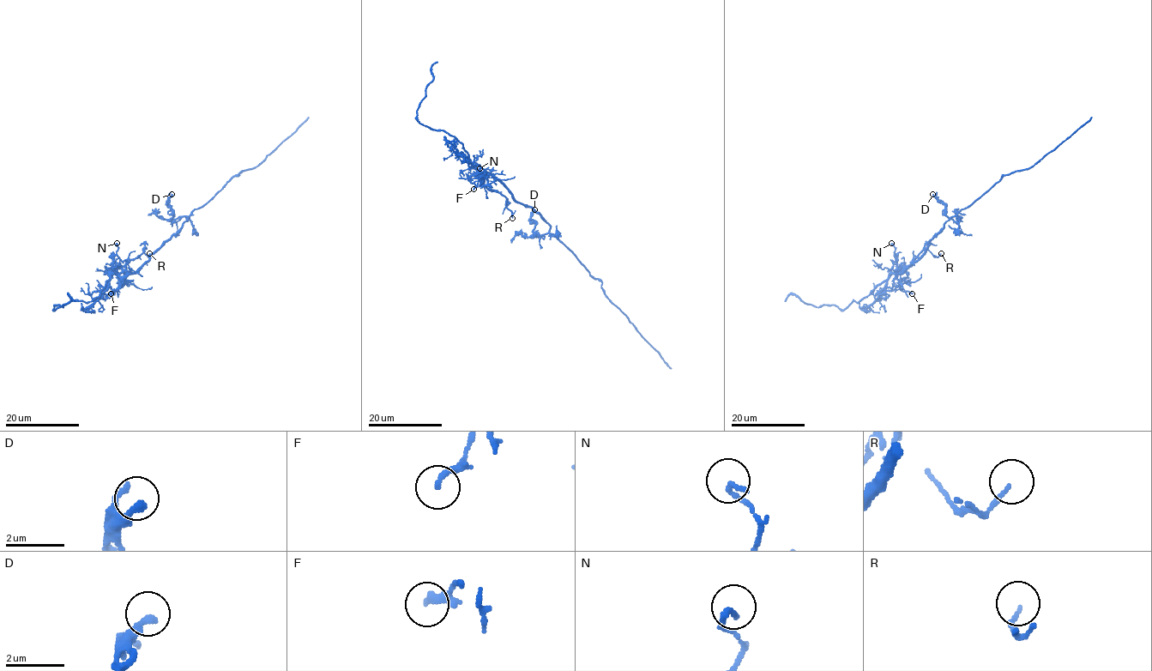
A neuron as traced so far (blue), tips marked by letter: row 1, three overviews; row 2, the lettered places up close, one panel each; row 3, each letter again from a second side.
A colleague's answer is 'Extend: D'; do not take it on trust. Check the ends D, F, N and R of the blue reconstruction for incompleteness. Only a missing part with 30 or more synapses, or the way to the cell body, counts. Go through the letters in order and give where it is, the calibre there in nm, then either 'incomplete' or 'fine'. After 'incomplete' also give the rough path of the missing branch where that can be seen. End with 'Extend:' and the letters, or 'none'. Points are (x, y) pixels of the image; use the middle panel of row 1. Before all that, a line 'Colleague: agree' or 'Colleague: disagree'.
Colleague: disagree
D: at (534, 209); 240 nm thick; fine
F: at (473, 189); 170 nm thick; fine
N: at (479, 168); 180 nm thick; fine
R: at (512, 218); 120 nm thick; fine
Extend: none

